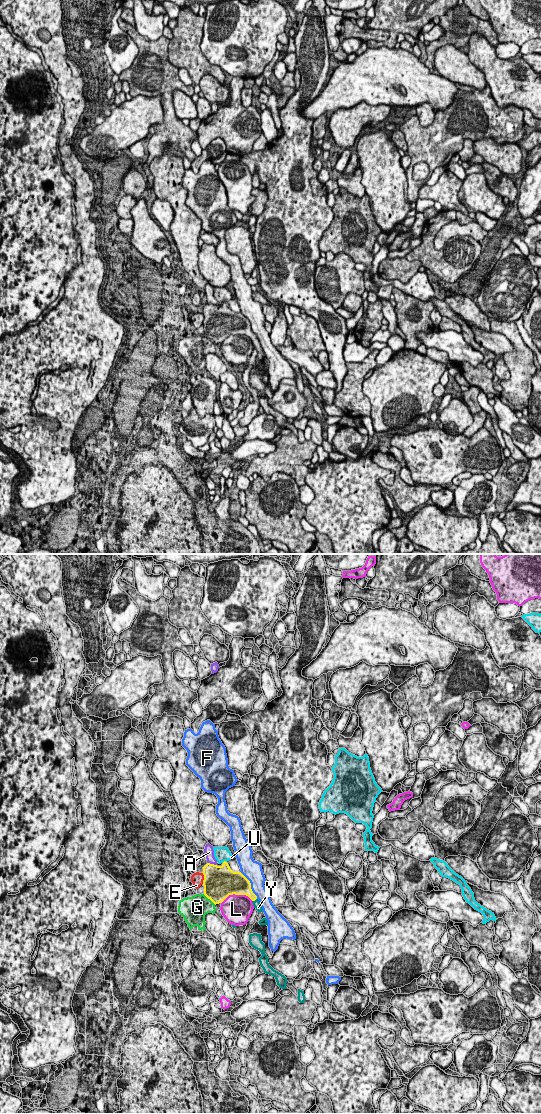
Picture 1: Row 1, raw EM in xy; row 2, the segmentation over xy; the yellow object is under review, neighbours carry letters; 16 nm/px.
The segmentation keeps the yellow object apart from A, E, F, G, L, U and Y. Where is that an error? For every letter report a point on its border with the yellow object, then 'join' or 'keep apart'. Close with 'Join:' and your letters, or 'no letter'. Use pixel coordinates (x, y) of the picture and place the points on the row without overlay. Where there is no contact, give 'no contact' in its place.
A: meets yellow in xy at (211, 304); keep apart
E: meets yellow in xy at (204, 318); keep apart
F: meets yellow in xy at (250, 325); keep apart
G: meets yellow in xy at (209, 338); keep apart
L: meets yellow in xy at (236, 334); keep apart
U: meets yellow in xy at (224, 301); keep apart
Y: meets yellow in xy at (254, 340); join
Join: Y

